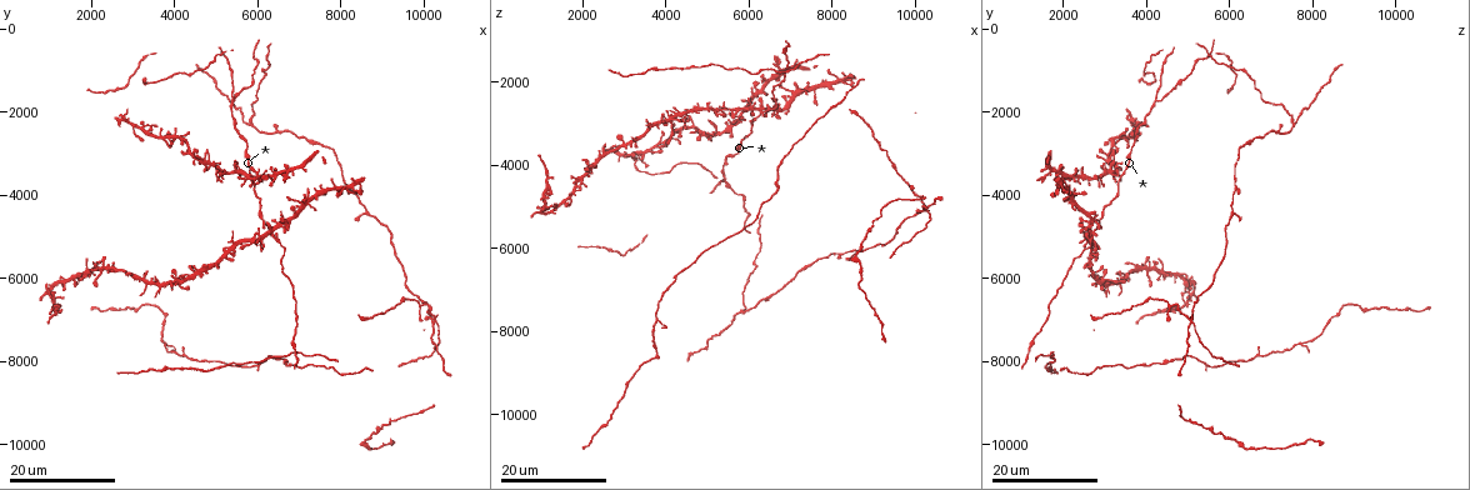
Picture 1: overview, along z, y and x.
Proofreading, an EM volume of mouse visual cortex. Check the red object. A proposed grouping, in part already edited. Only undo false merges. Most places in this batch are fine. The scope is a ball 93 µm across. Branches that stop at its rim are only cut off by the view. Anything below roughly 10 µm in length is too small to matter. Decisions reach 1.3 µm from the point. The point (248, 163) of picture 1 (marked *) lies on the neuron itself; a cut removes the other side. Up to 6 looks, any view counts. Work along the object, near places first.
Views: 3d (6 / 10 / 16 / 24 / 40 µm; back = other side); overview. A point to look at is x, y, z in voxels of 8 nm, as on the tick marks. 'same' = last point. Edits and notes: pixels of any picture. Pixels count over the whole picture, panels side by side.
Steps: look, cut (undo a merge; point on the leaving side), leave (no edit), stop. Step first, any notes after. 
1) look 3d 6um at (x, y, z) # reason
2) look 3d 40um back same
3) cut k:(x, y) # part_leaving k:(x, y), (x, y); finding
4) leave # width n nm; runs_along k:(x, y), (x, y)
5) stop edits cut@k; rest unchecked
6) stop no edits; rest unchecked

look 3d 16um at (5350, 1750, 4200) # side arm on a straight run

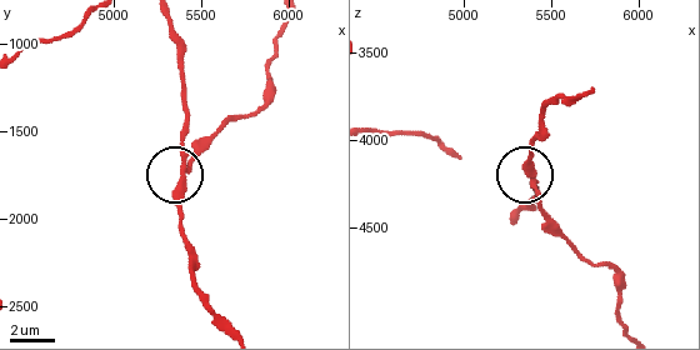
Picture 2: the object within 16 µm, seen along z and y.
look 3d 6um at (5400, 1720, 4260)

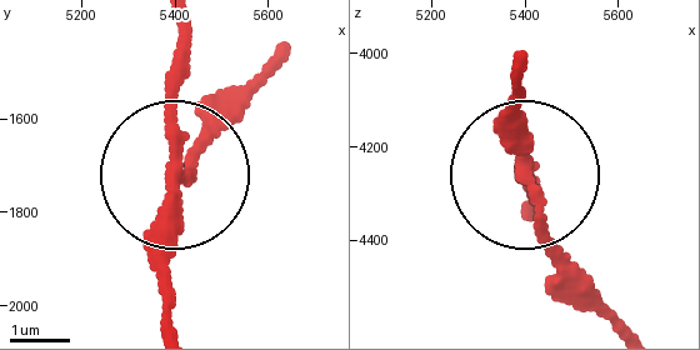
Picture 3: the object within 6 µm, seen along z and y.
leave # runs_along 3:(170, 318), (170, 79), (185, 34); all the same neuron

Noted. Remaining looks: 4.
look 3d 24um at (6400, 2550, 7250)

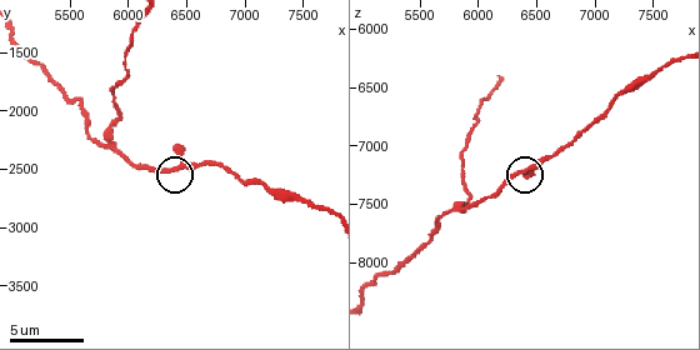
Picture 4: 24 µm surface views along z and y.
look 3d 10um at (6380, 2500, 7240) # zoom in

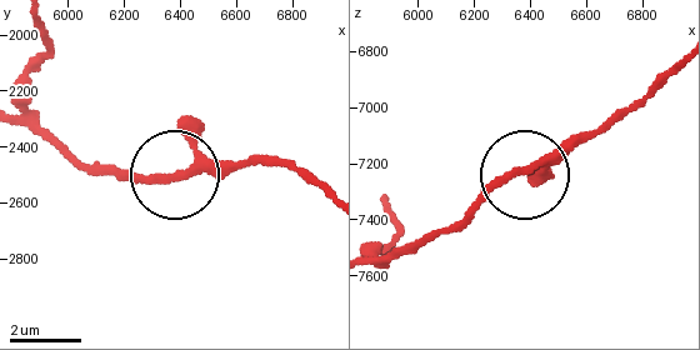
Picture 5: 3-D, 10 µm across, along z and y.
look 3d 10um back at (6390, 2500, 7220)

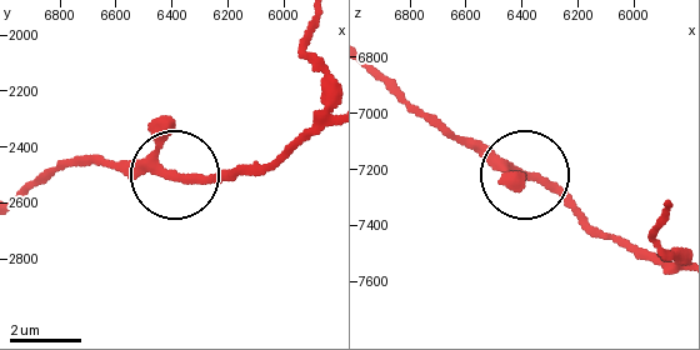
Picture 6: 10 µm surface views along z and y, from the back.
leave # width 190 nm; runs_along 6:(314, 24), (318, 114), (266, 164), (204, 176), (90, 168); one neuron here

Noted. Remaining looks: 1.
stop no edits; rest unchecked

